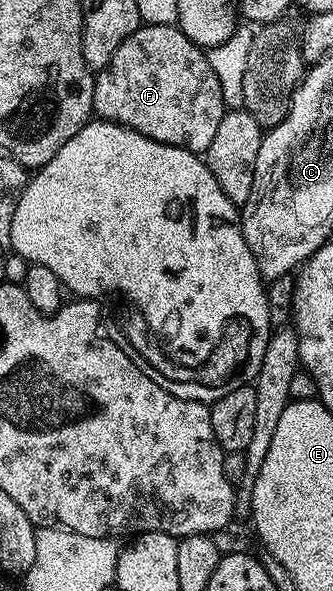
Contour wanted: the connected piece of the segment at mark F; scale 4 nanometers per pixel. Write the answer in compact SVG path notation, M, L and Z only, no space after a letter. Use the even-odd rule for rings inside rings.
M175 24L140 25L139 30L133 32L133 36L129 36L129 40L117 48L117 52L113 52L113 60L109 60L106 68L95 74L93 114L96 119L129 126L149 140L173 144L197 155L202 155L209 144L213 144L213 136L217 136L217 127L221 124L224 113L221 84L213 68L209 68L204 47L193 44L193 40L189 40L189 36L185 36Z

